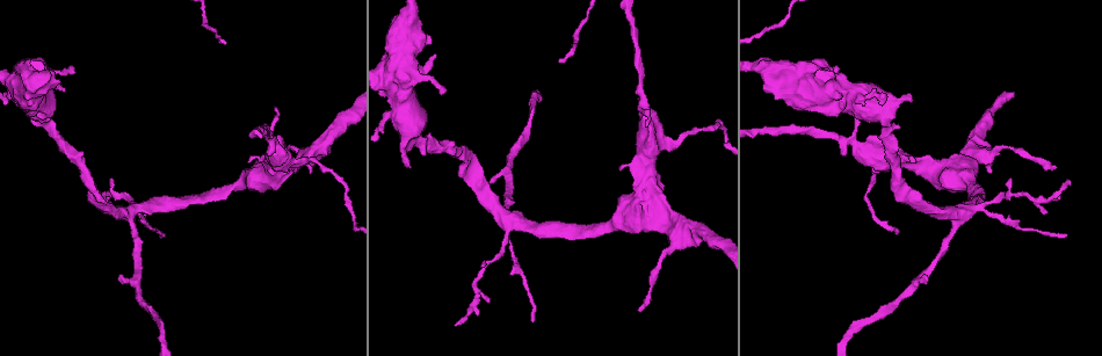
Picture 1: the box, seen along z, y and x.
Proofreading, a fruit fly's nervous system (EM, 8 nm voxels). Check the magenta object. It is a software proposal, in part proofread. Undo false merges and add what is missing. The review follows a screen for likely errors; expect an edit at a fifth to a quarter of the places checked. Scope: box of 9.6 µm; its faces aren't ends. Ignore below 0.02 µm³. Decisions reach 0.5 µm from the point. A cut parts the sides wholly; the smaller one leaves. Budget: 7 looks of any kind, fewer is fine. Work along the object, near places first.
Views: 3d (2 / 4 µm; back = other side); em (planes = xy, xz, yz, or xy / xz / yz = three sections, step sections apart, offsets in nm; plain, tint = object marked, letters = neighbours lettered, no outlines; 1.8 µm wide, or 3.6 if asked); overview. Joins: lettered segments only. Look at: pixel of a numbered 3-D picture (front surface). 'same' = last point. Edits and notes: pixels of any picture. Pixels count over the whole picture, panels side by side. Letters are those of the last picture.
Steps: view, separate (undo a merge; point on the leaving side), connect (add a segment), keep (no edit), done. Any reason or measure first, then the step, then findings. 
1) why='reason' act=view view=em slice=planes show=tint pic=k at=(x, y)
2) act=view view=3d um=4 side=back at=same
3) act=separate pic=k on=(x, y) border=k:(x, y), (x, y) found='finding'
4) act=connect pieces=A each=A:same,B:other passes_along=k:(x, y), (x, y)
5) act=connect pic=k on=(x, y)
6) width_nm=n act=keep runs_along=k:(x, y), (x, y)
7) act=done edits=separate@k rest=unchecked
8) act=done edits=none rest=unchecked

why='thin end' act=view view=em slice=planes show=plain pic=1 at=(1055, 168)

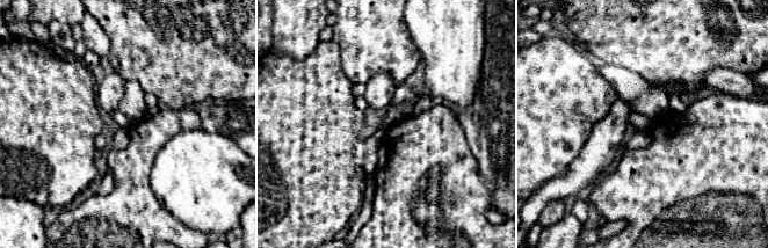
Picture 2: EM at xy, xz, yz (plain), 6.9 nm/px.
why='see the neighbours' act=view view=em slice=planes show=letters at=same

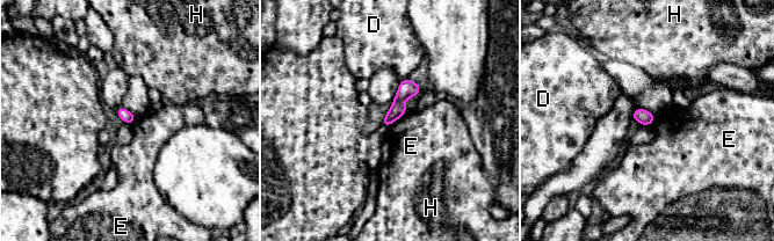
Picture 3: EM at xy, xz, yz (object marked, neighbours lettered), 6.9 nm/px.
act=keep each=D:other,E:other,H:other runs_along=3:(411, 84), (385, 123) found='no lettered segment goes on from it'

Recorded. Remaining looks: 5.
why='thick turns thin' act=view view=em slice=planes show=letters pic=1 at=(975, 157)

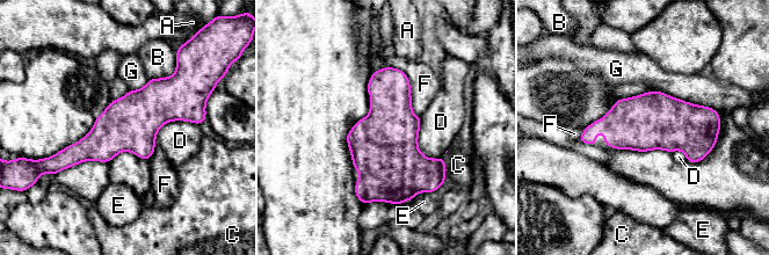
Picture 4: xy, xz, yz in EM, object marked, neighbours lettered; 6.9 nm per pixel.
act=keep each=A:other,B:other,C:other,D:other,E:other,F:other,G:other runs_along=4:(195, 116), (142, 113), (62, 153) found='one cell here'

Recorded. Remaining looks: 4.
act=view view=3d um=4 pic=1 at=(645, 107)

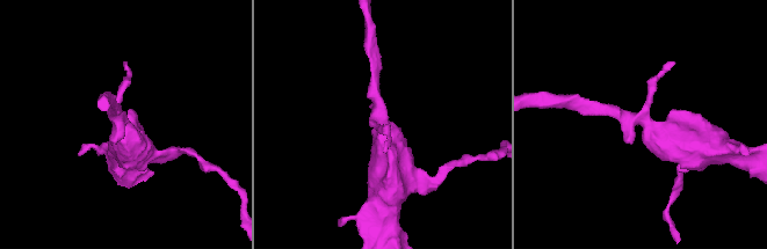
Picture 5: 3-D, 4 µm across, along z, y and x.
act=view view=em um=3.6 slice=yz step=16 show=letters pic=5 at=(122, 122)

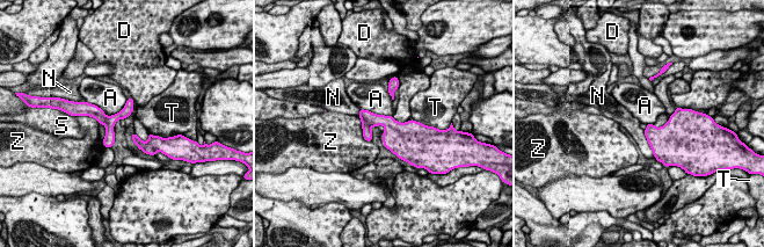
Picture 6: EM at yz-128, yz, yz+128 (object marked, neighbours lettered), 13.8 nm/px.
act=view view=em um=3.6 slice=planes show=letters at=same

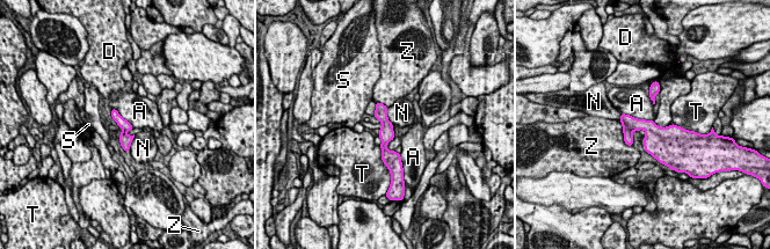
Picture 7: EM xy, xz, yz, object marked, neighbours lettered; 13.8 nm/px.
width_nm=190 act=keep each=A:other,D:other,N:other,S:other,T:other,Z:other border=7:(622, 112), (653, 121) found='all the same cell'

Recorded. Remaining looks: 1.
act=done edits=none rest=unchecked

